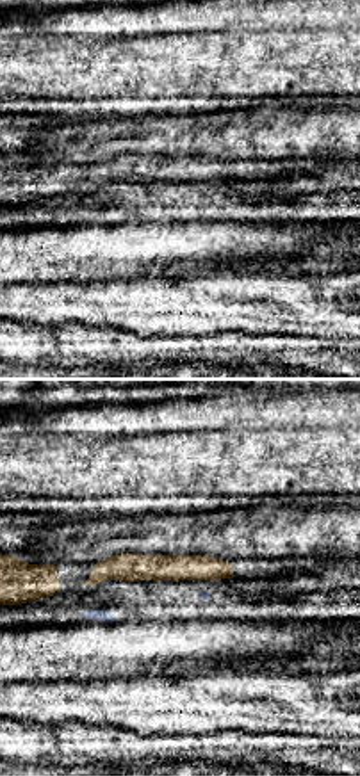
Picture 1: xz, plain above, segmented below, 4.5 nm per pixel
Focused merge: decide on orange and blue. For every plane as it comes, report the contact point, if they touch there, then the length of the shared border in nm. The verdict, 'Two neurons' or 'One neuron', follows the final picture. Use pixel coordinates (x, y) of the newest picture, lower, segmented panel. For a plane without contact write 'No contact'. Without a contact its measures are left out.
No contact

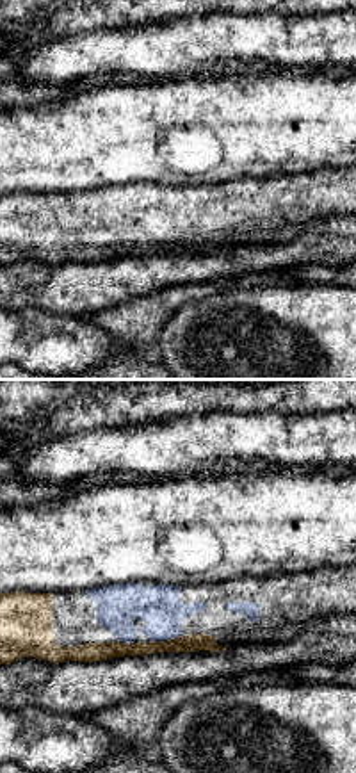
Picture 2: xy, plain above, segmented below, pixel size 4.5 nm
Touches orange at (166, 642). Shared border 150 nm

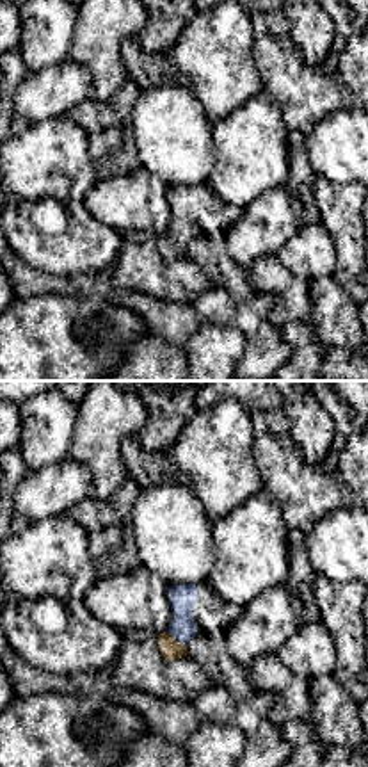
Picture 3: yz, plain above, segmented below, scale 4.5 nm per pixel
Touches orange at (178, 641). Shared border 100 nm

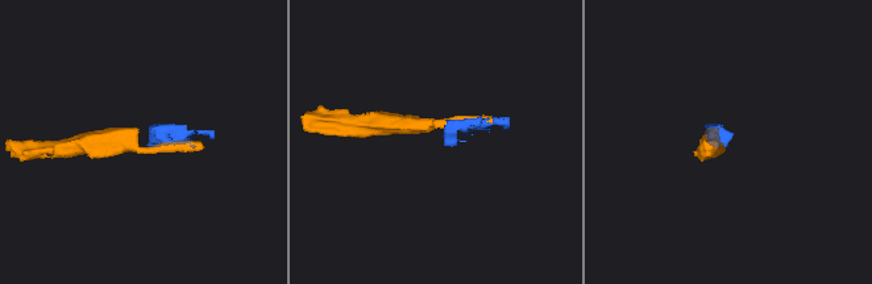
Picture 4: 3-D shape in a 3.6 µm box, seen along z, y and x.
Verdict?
One neuron

